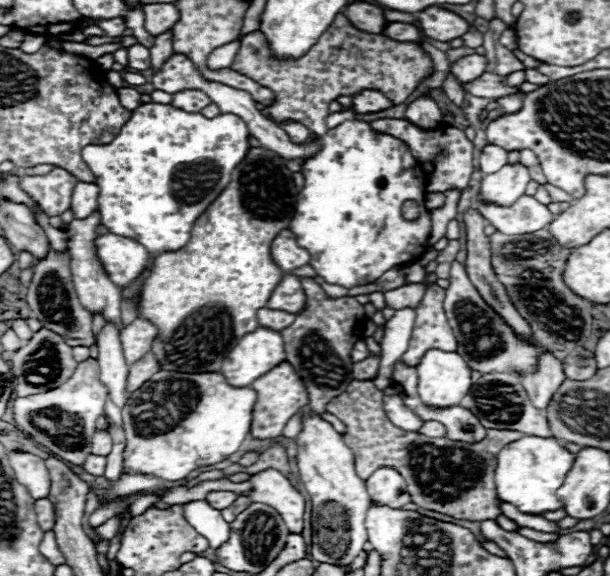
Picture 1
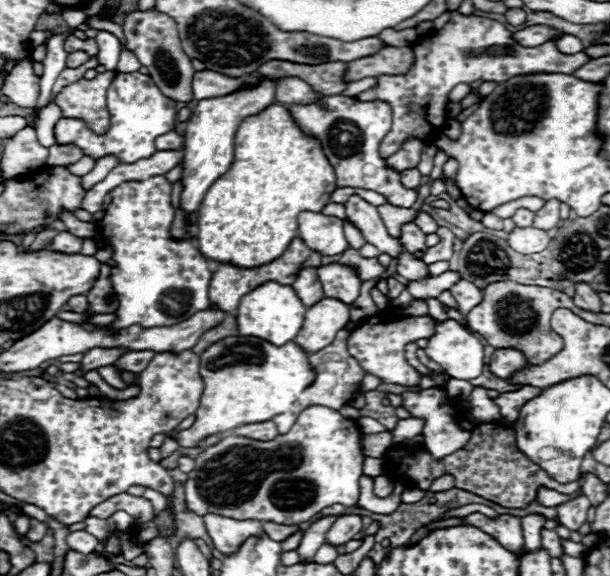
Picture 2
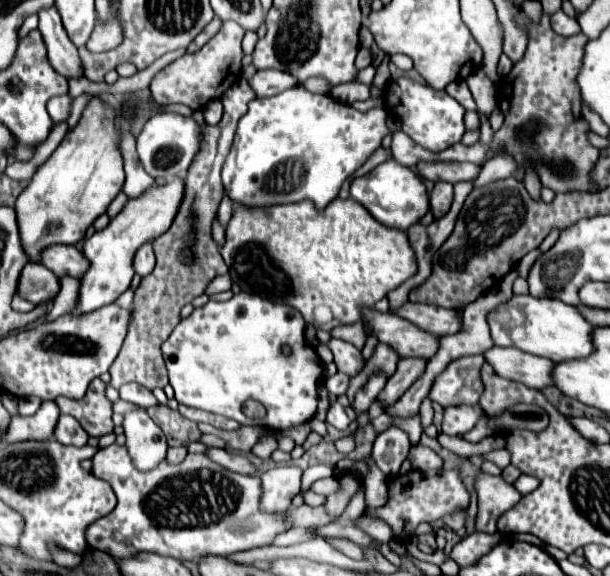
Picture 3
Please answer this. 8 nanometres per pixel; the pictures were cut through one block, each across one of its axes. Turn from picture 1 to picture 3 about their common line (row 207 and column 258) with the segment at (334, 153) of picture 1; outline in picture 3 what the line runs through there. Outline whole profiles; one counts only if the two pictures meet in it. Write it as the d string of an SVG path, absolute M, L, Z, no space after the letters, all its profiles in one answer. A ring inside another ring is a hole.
M240 292L226 302L208 302L202 308L196 308L188 318L184 318L170 338L162 344L164 362L170 376L170 386L176 392L176 400L184 406L200 408L212 414L232 418L244 426L256 424L272 430L286 430L310 420L316 412L316 386L322 376L322 364L312 346L304 340L306 322L296 312L296 308L284 304L272 304L260 296ZM282 346L290 346L292 354L284 356ZM246 400L256 400L266 408L266 416L252 420L244 416L242 404Z

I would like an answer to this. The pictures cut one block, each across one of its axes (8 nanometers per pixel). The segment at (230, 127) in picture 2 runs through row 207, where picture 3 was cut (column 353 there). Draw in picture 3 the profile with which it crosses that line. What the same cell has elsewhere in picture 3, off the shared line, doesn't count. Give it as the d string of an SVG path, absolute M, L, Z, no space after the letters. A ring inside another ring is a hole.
M386 160L362 178L356 178L350 186L350 198L360 202L378 222L390 228L408 230L428 212L428 192L422 180L396 160Z

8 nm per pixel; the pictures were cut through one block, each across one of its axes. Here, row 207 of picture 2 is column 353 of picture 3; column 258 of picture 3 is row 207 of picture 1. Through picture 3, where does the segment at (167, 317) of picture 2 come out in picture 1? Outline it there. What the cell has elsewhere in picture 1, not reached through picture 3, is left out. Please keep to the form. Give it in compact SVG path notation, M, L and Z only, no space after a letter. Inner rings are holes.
M142 104L110 144L90 144L82 150L100 190L100 224L150 250L148 268L122 290L124 298L136 302L154 260L162 252L174 252L188 244L196 218L228 186L232 170L242 162L248 148L248 128L234 114L206 118L200 112L184 112L170 104Z

